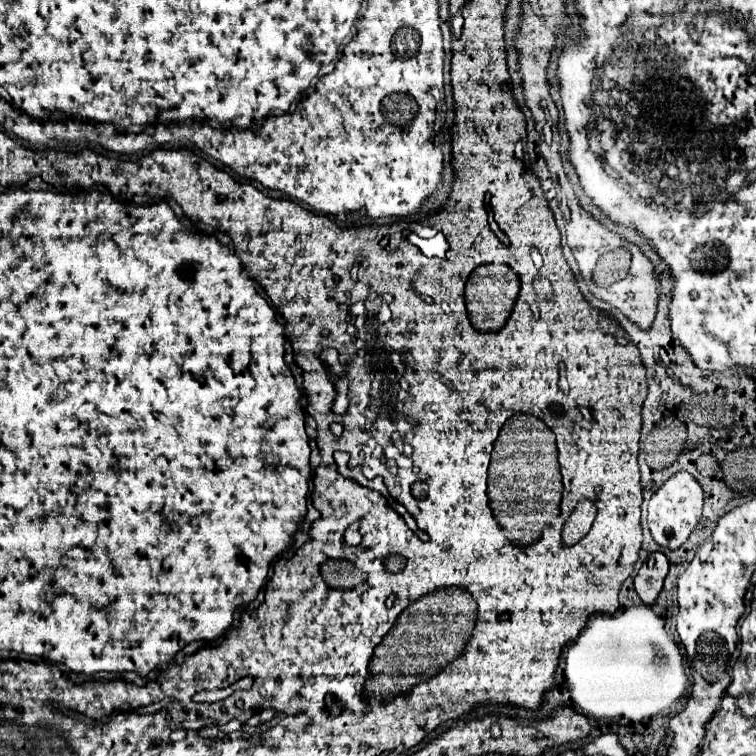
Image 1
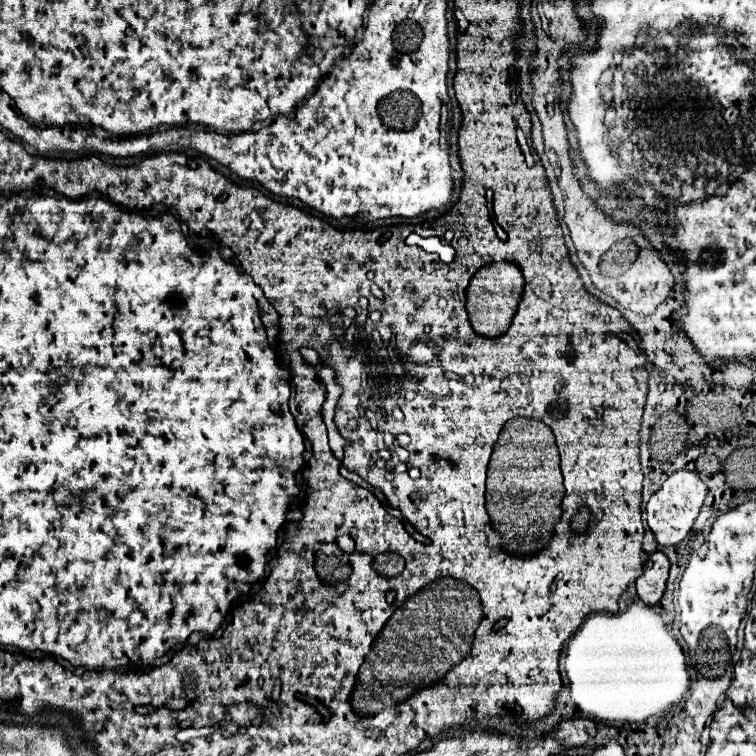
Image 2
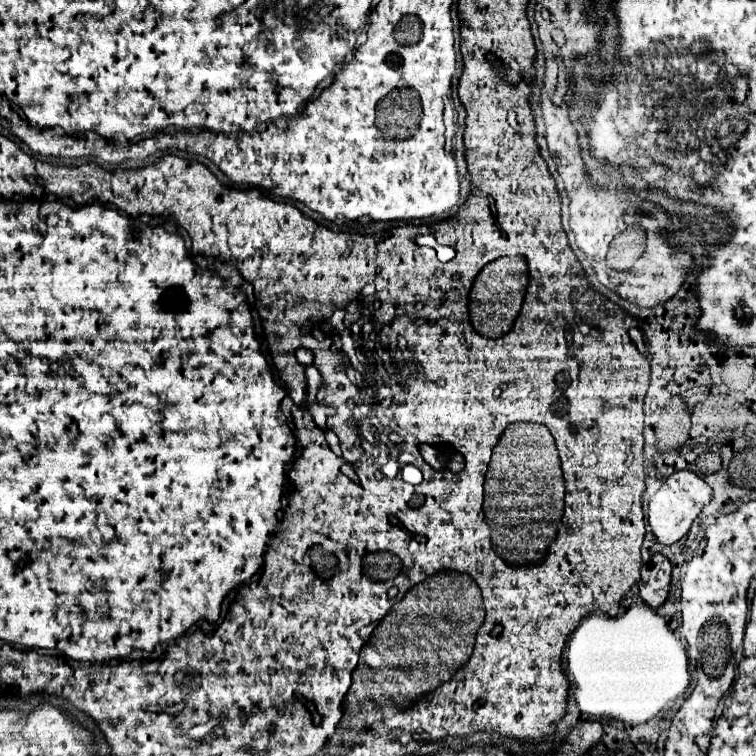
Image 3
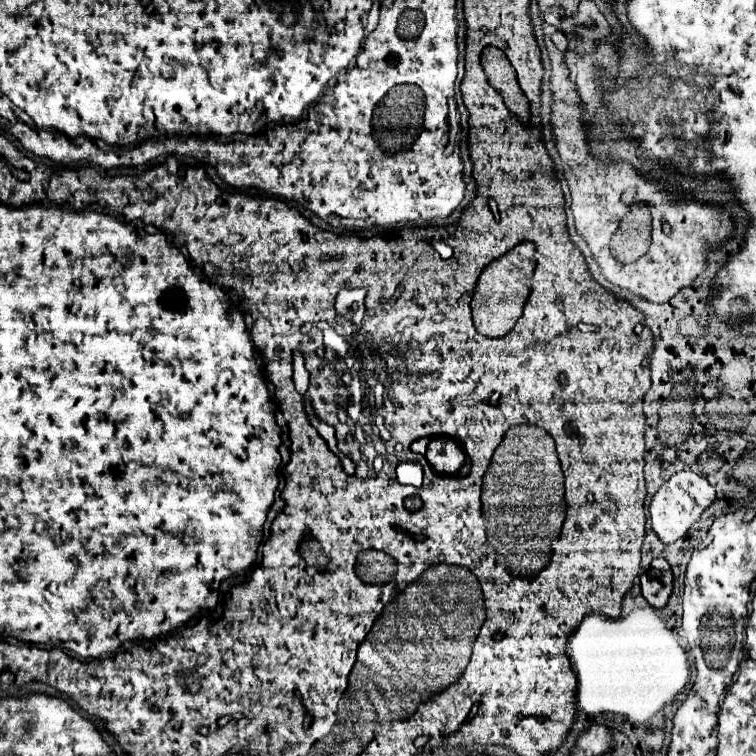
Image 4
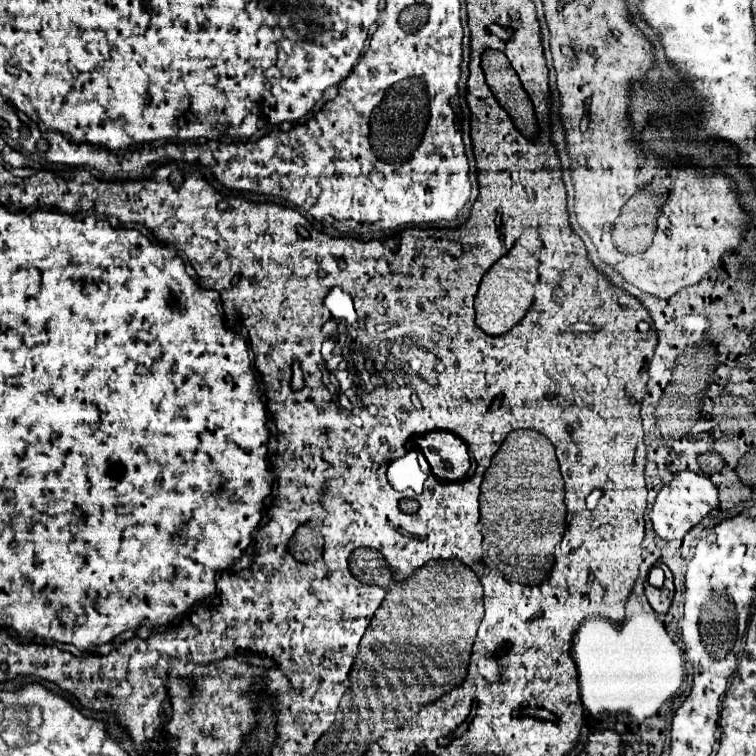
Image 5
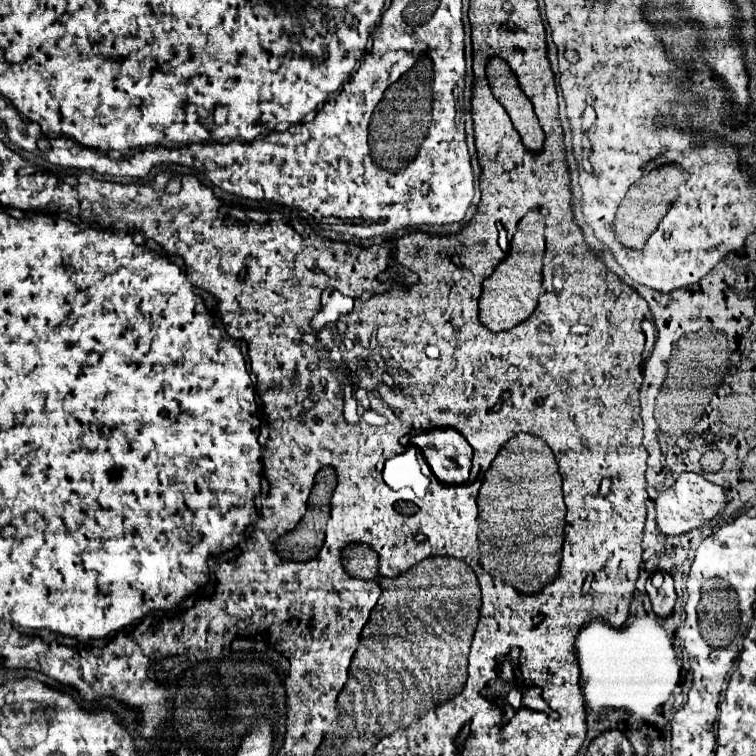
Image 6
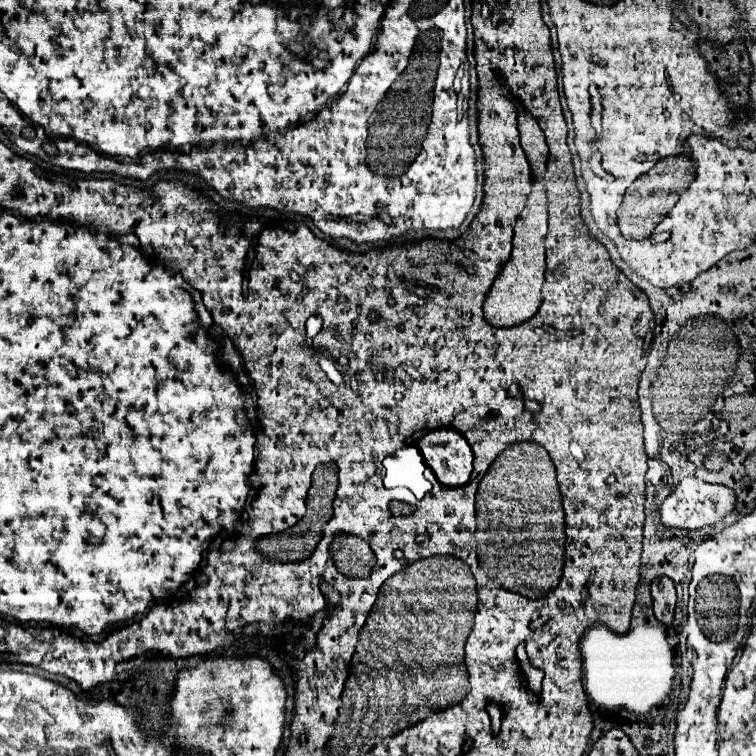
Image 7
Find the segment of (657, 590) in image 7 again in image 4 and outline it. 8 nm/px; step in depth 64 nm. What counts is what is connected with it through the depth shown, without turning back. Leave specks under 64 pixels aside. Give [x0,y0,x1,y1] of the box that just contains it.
[640,558,672,608]

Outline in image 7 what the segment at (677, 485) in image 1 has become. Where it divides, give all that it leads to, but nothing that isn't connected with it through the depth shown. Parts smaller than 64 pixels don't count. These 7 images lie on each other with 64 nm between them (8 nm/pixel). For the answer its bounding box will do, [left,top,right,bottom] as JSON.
[660,476,736,530]

